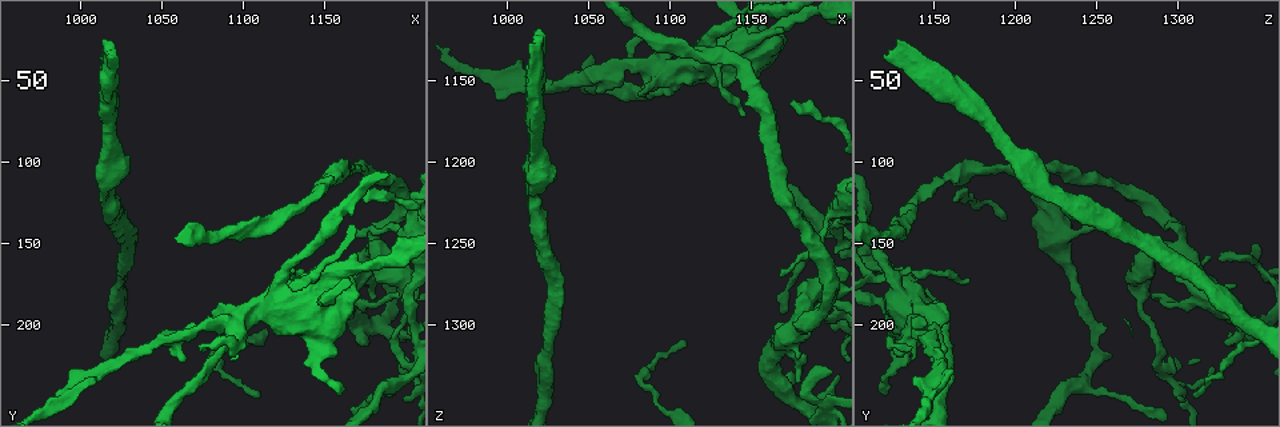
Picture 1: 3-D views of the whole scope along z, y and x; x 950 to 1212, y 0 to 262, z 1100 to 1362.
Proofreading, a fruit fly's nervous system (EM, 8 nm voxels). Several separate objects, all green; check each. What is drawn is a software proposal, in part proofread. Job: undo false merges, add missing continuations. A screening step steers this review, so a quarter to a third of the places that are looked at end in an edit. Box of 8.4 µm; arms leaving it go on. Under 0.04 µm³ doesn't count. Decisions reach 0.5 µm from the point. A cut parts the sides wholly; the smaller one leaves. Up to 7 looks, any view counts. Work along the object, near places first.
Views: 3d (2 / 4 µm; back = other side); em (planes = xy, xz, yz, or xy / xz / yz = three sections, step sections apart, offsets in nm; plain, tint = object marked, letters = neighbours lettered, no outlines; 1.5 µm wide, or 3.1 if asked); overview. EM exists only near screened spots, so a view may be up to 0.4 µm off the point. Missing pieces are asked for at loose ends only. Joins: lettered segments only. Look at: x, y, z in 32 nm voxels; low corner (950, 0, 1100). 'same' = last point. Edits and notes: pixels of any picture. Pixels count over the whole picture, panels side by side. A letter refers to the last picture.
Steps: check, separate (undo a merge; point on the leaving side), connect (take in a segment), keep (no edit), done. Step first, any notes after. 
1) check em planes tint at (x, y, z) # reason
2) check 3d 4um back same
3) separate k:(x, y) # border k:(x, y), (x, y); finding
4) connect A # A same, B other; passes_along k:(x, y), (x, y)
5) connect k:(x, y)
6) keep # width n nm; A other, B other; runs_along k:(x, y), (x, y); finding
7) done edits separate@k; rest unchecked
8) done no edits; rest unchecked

check 3d 4um at (1098, 194, 1148) # thin arm on a thick one

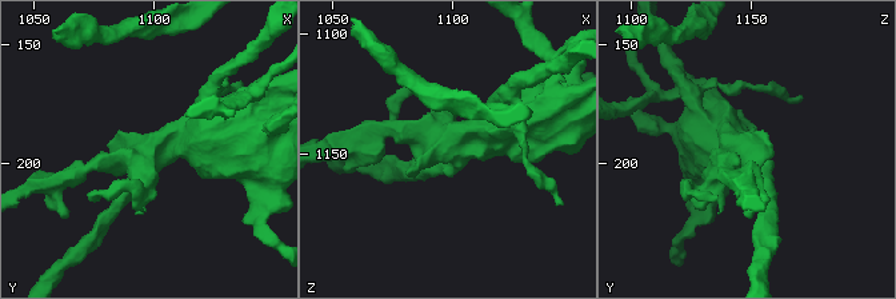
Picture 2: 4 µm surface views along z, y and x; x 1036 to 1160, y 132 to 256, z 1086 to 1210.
check em planes plain at (1098, 195, 1146) # shape alone is not enough

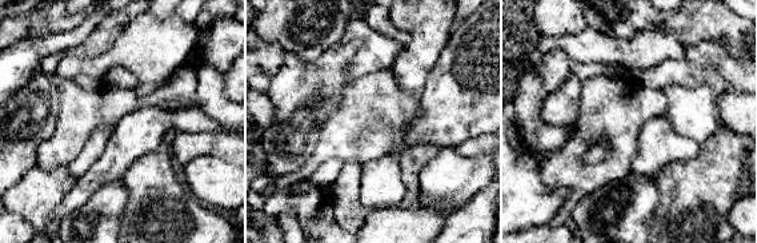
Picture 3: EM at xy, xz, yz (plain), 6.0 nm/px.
check em planes letters same # see the neighbours

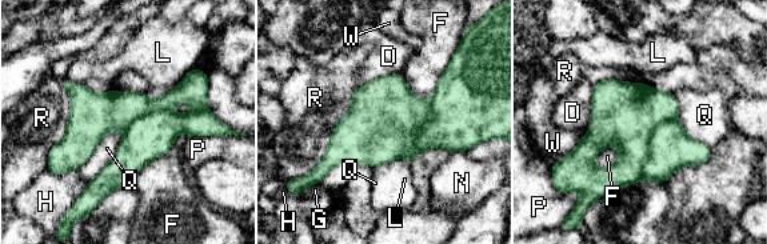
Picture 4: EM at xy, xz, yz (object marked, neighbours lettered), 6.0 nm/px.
separate 4:(623, 115) # D other, F other, G other, H other, L other, N other, P other, Q other, R other, W other; border 4:(676, 116), (654, 130), (642, 178); two neurons meet here

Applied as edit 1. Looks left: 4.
check em planes tint at (1018, 96, 1198) # sudden change in width

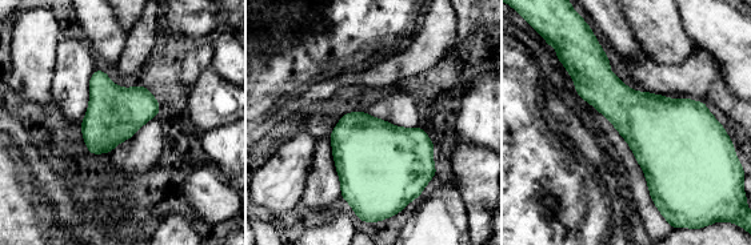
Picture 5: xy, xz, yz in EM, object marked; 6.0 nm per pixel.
check em planes letters same

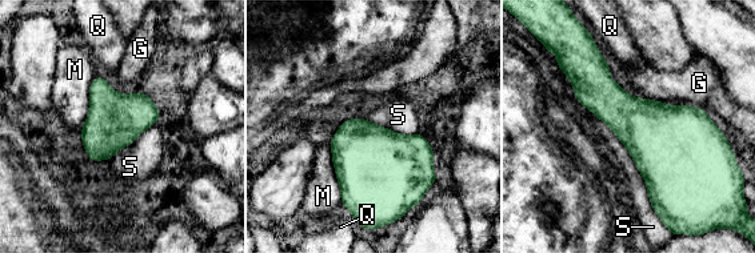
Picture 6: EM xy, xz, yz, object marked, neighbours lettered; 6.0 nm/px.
keep # G other, M other, Q other, S other; border 6:(559, 67), (626, 148), (658, 215); continuous, no second neuron

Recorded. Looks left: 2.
check em xy step 4 plain at (1180, 154, 1298) # branch point

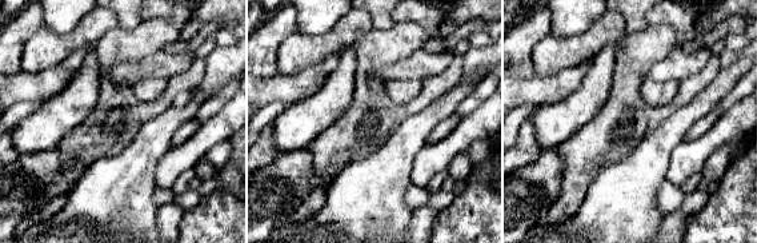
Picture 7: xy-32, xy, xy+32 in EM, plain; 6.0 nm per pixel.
check em xy step 4 letters same

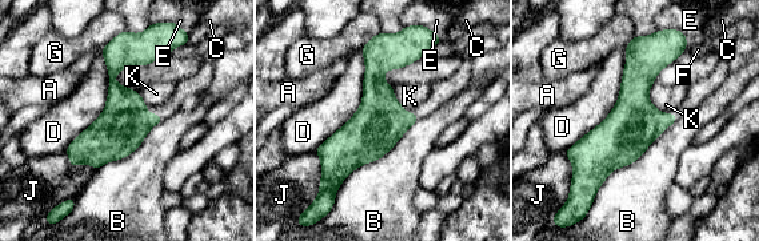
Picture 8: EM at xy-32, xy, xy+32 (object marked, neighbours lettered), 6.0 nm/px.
keep # A other, B other, C other, D other, E other, F other, G other, J other, K other; continuous, no second neuron

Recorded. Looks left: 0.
done edits separate@4; rest unchecked

